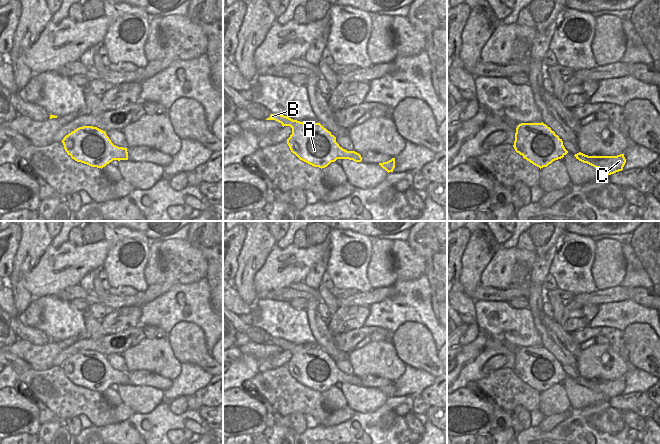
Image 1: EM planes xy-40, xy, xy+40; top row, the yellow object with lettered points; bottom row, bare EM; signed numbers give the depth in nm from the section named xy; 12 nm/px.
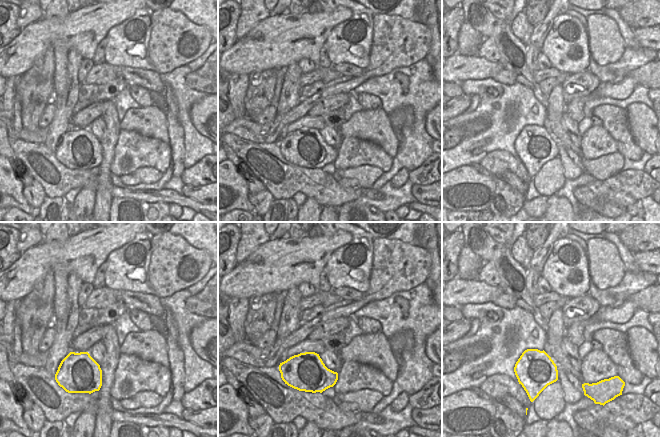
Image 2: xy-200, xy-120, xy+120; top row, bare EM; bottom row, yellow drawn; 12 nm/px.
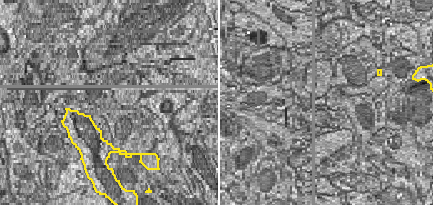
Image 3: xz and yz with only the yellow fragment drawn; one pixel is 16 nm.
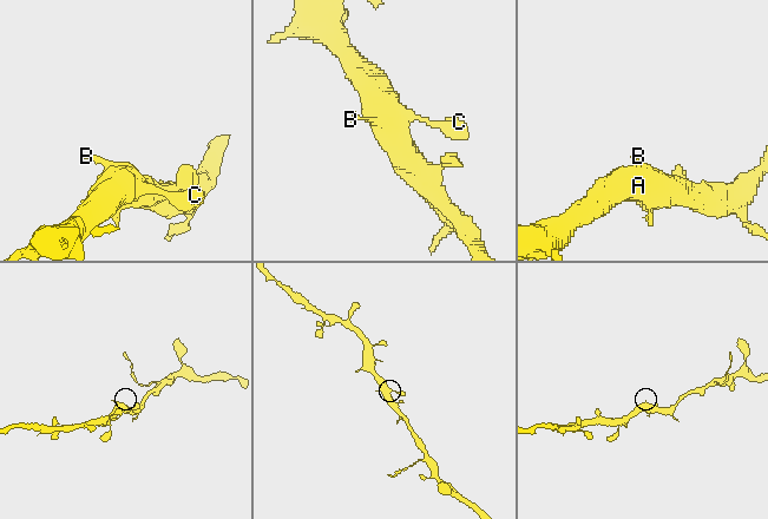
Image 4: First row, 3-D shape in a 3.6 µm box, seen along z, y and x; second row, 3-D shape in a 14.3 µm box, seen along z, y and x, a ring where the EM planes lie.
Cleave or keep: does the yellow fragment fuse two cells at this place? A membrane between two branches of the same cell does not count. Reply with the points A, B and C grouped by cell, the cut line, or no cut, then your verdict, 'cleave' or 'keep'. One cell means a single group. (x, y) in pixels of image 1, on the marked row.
groups A B C; cut none; keep

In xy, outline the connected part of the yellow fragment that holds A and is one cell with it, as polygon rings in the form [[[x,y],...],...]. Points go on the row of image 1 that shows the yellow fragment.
[[[271,114],[266,120],[275,120],[283,127],[290,126],[292,134],[287,144],[291,152],[314,167],[325,168],[337,159],[362,161],[359,153],[340,147],[336,137],[320,123],[304,124],[281,114]]]

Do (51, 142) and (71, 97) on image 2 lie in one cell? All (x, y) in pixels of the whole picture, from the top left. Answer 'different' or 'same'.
same

